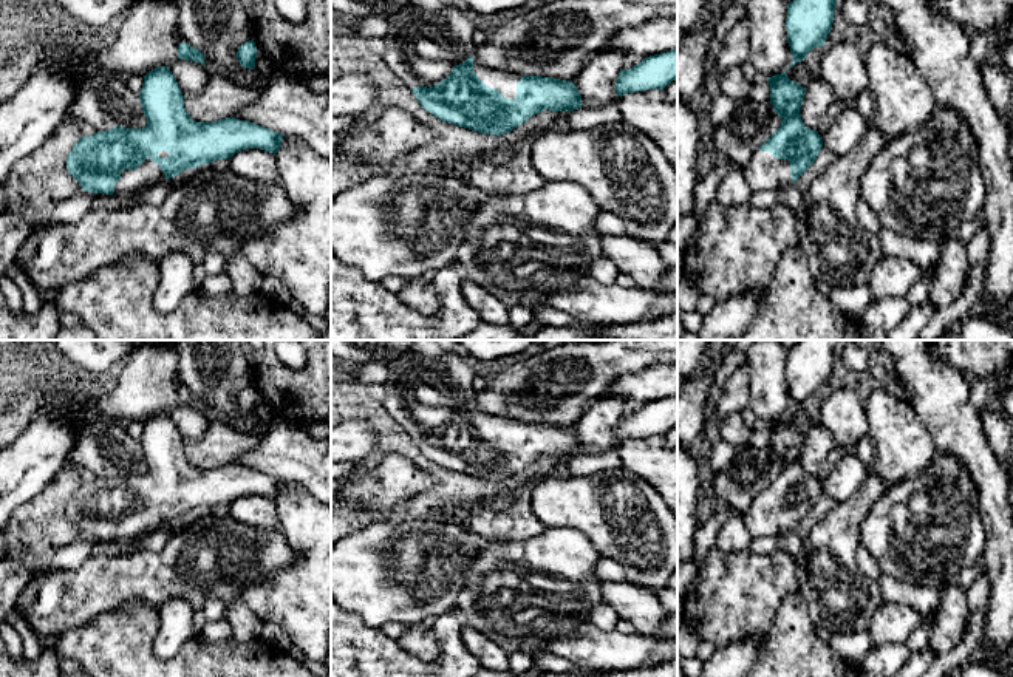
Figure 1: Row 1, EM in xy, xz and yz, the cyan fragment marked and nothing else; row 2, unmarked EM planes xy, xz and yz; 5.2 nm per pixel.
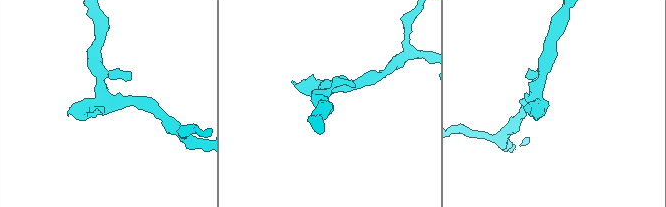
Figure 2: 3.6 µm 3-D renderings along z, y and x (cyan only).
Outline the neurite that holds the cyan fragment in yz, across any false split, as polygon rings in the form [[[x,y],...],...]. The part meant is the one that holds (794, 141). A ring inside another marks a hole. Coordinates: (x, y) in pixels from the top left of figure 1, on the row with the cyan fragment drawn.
[[[786,71],[767,77],[767,82],[770,104],[781,125],[741,168],[752,192],[781,190],[795,184],[823,148],[818,131],[807,128],[800,114],[806,88],[790,80]]]

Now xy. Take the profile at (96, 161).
[[[158,66],[144,76],[139,100],[147,117],[144,128],[116,125],[111,130],[80,138],[68,153],[68,173],[80,184],[82,190],[101,195],[147,190],[184,170],[217,159],[229,159],[246,148],[260,148],[275,155],[285,136],[232,116],[215,122],[193,121],[184,108],[184,96],[169,66]]]

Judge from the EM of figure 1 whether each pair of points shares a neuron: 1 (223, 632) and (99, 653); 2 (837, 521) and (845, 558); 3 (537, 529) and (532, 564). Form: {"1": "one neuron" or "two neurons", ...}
{"1": "two neurons", "2": "one neuron", "3": "two neurons"}

